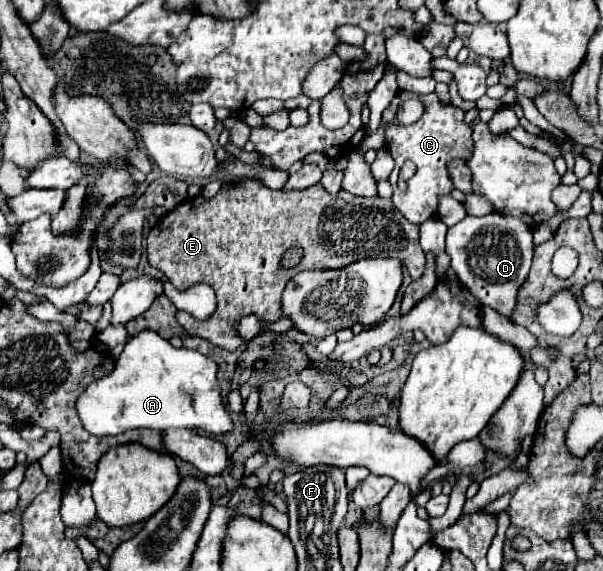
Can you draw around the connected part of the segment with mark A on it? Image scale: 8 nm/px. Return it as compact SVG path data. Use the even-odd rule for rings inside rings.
M144 330L126 340L114 370L86 388L76 410L94 436L114 436L130 428L192 428L218 436L232 430L232 420L222 404L216 370L216 362L198 350L178 350L158 332Z

